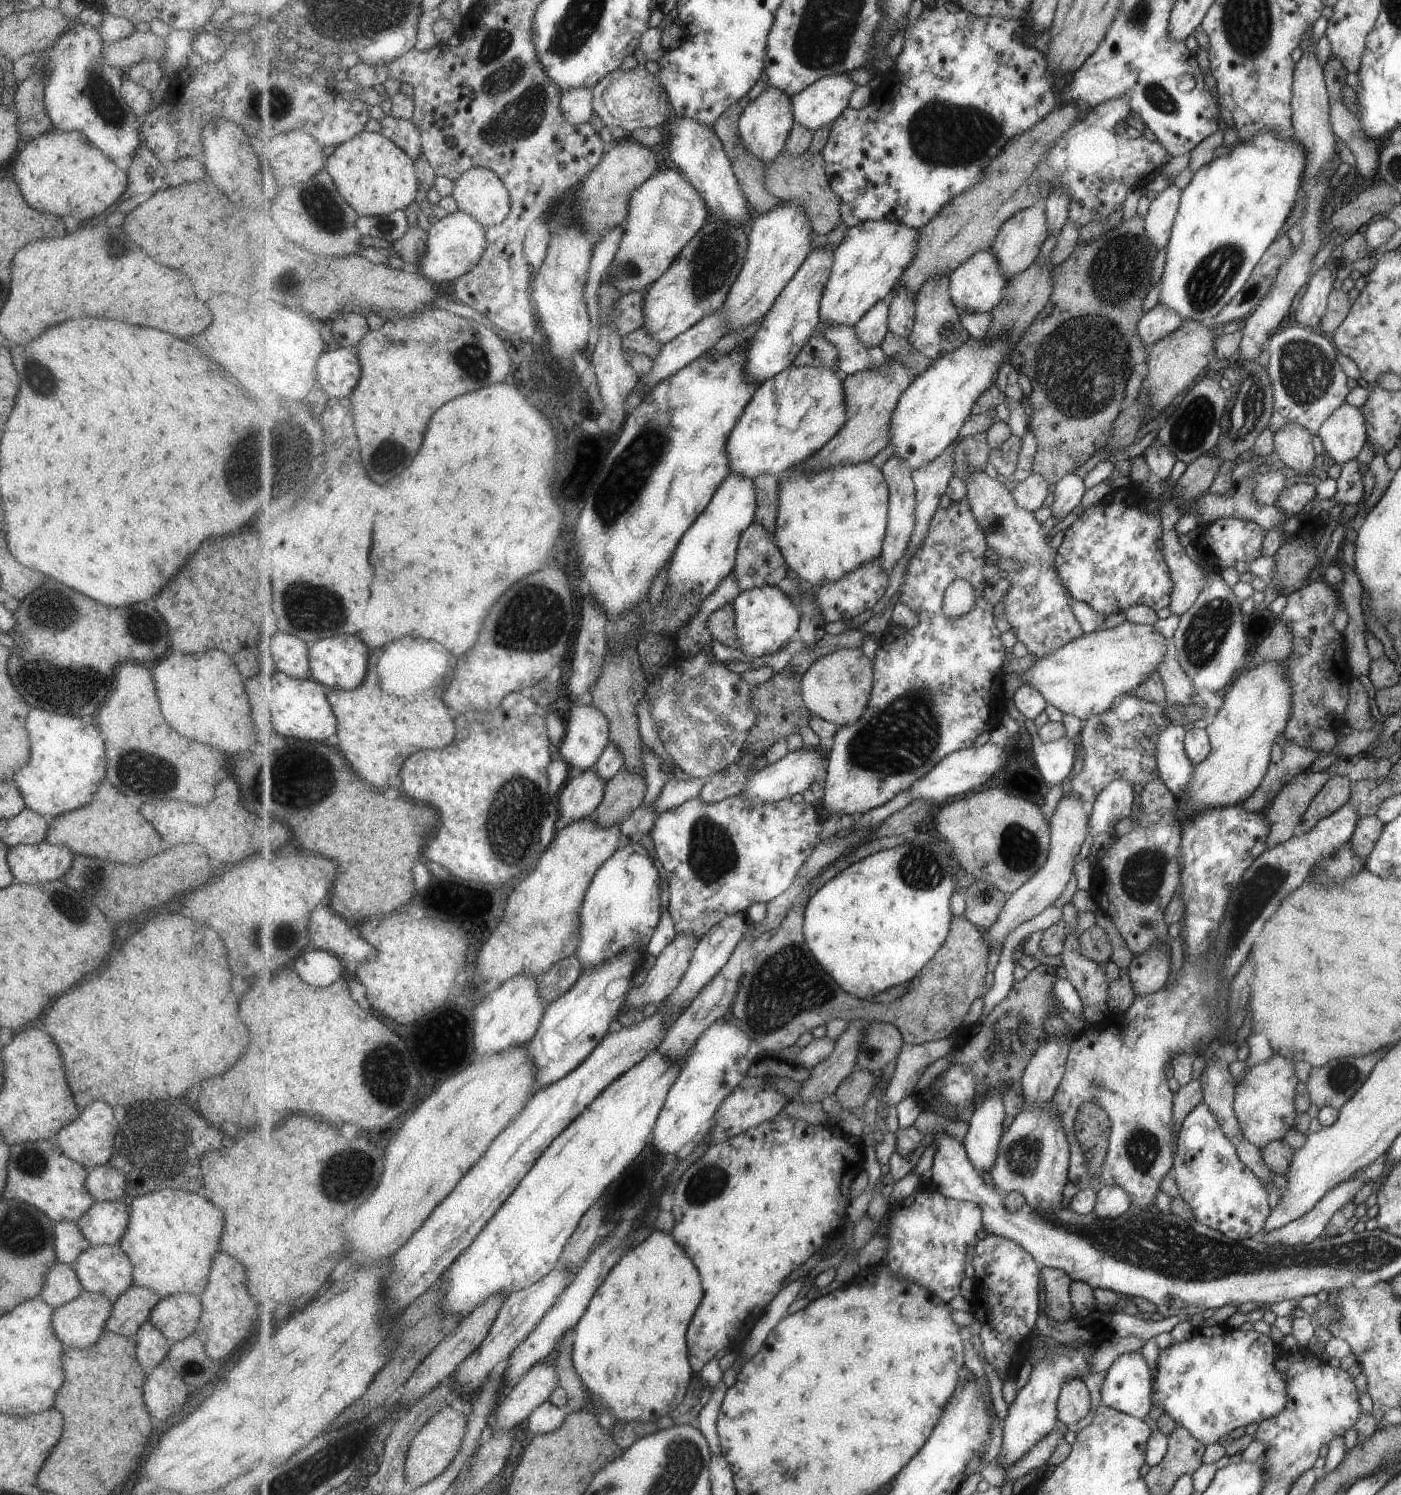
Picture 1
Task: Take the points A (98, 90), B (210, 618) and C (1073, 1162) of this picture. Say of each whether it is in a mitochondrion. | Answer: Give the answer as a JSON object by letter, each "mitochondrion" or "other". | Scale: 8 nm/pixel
{"A":"mitochondrion","B":"other","C":"other"}

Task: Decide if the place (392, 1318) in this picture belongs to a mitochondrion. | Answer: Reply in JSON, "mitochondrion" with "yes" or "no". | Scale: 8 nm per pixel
{"mitochondrion":"no"}

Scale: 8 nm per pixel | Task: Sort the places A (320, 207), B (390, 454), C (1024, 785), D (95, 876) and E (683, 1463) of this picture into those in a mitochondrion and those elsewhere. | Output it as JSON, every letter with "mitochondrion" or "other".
{"A":"mitochondrion","B":"mitochondrion","C":"other","D":"other","E":"mitochondrion"}

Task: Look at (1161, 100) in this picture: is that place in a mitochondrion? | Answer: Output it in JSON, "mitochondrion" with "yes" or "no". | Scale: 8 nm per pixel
{"mitochondrion":"yes"}

